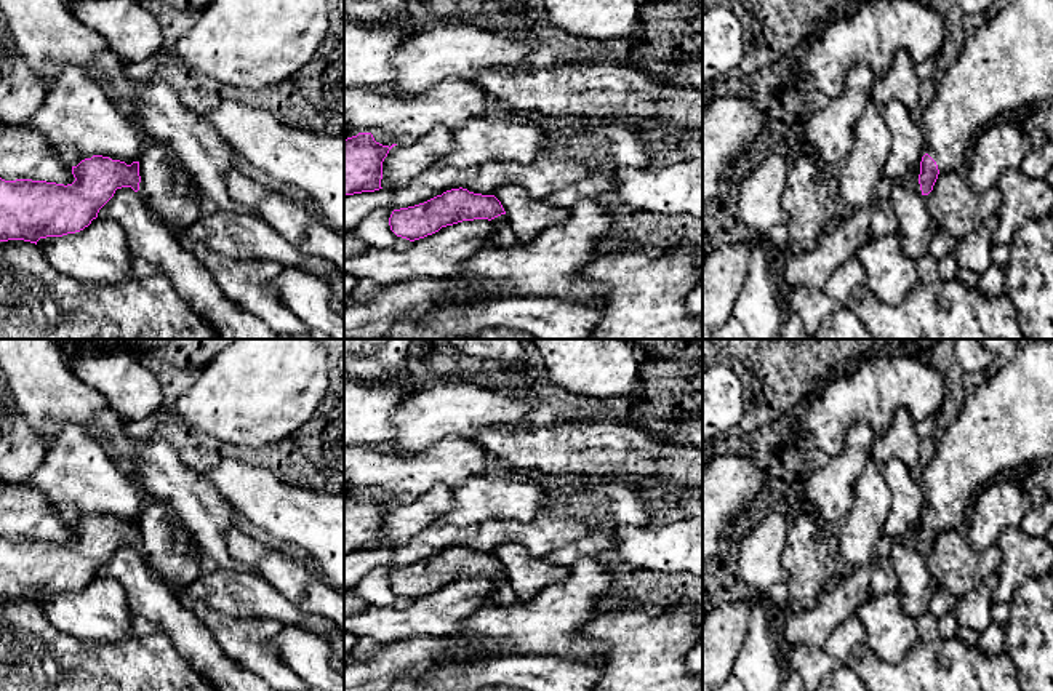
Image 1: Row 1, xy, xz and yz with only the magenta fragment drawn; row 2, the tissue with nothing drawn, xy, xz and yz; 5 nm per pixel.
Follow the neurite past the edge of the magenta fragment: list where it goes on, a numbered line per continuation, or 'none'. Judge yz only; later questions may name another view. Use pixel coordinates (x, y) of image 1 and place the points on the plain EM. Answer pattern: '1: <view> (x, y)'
1: yz (1007, 423)

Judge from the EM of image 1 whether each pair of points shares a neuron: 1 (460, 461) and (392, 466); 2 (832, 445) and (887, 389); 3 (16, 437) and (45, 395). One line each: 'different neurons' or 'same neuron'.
1: same neuron
2: same neuron
3: different neurons

